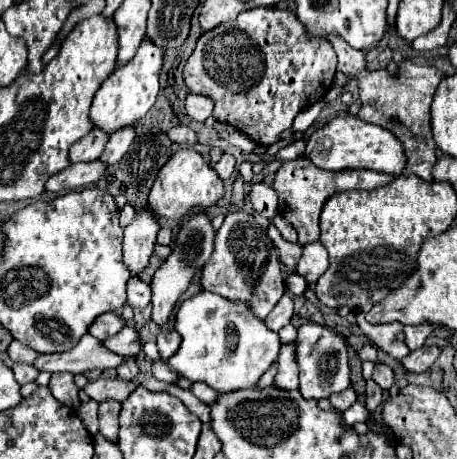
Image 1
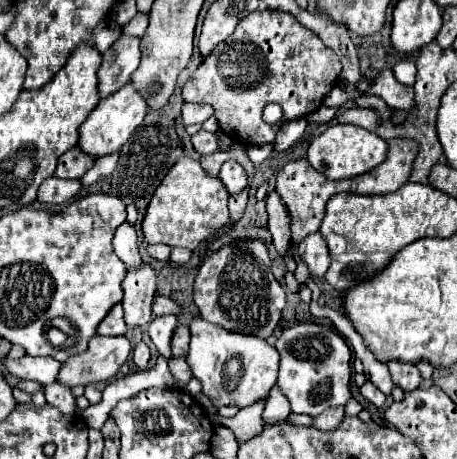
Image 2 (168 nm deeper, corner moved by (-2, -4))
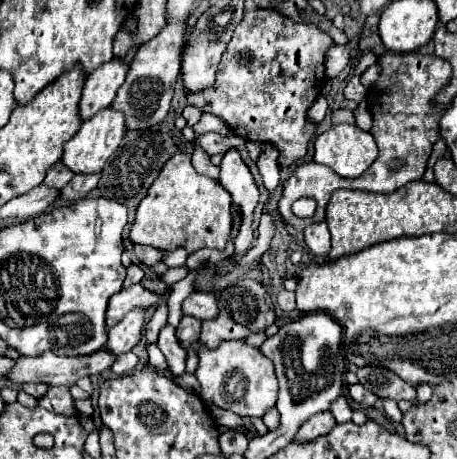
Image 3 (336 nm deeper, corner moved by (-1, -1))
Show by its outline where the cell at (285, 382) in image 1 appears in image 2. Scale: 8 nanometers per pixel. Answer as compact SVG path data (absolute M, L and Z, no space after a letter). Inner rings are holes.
M272 389L270 391L270 397L266 401L266 409L264 409L264 425L278 425L278 423L284 423L290 415L290 405L288 405L288 399L284 399L284 395L278 393L280 389Z

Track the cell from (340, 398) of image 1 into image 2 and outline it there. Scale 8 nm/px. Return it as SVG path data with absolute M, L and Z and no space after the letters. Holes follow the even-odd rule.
M336 407L336 409L326 409L324 413L320 413L314 421L312 427L320 429L320 431L332 431L340 425L340 421L344 419L344 407Z

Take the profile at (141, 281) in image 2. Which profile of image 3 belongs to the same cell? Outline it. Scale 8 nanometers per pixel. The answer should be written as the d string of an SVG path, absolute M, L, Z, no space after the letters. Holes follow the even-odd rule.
M137 308L137 310L131 310L129 314L125 314L125 318L109 330L107 348L113 350L117 356L123 352L129 352L141 340L145 312L147 312L145 308Z

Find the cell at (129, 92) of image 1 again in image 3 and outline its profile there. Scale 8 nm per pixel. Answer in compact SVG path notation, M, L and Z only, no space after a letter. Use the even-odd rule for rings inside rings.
M107 106L101 112L93 114L89 120L85 120L83 126L79 128L79 132L69 142L65 142L63 162L75 174L81 174L81 172L101 172L101 168L107 162L107 158L119 148L125 132L127 132L125 114L119 112L119 110L115 110L113 106Z

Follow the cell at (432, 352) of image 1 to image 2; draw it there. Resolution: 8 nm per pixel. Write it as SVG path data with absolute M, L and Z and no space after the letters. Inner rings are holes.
M390 361L388 365L388 371L392 375L392 381L394 385L398 385L404 393L410 393L414 391L420 383L422 383L422 377L418 373L418 369L410 363L400 363L400 361Z

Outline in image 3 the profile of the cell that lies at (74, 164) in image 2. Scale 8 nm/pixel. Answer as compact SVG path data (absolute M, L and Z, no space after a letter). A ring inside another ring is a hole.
M59 160L59 162L55 162L55 164L51 166L51 170L47 172L47 176L45 176L45 184L49 184L49 186L61 190L73 176L75 176L73 170L67 168L67 166Z

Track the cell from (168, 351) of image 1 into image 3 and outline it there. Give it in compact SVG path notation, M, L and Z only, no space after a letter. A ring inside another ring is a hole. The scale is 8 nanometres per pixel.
M183 316L179 326L177 326L177 338L183 348L195 346L199 342L199 332L201 332L201 320L193 316Z

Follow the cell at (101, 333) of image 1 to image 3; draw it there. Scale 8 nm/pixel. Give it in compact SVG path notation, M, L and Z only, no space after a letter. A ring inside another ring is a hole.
M141 284L129 286L119 290L117 294L113 294L113 298L109 300L109 308L107 308L107 328L113 328L129 310L141 306L141 308L151 308L155 304L155 294L145 290Z

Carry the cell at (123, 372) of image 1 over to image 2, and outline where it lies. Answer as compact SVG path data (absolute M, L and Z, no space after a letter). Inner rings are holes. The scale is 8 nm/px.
M138 341L134 347L134 363L138 369L146 369L148 361L150 361L150 349L144 341Z

